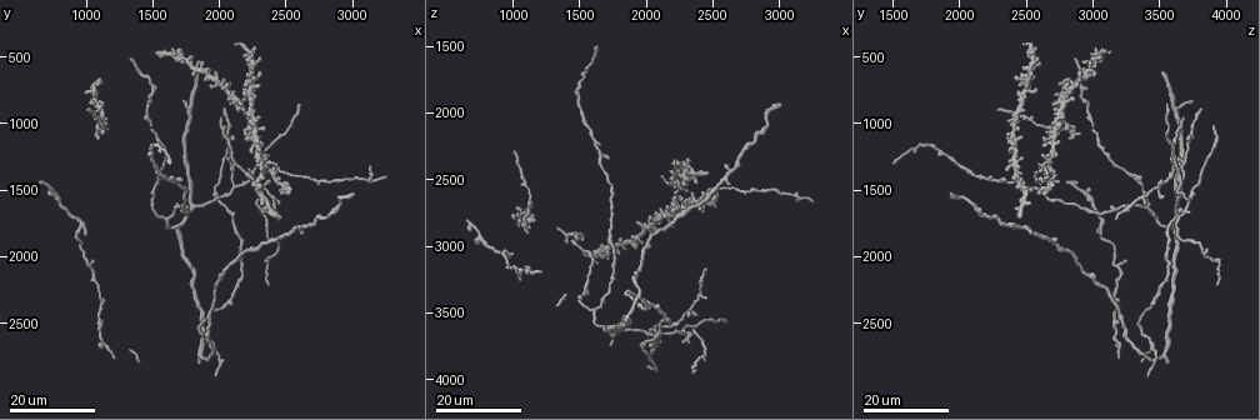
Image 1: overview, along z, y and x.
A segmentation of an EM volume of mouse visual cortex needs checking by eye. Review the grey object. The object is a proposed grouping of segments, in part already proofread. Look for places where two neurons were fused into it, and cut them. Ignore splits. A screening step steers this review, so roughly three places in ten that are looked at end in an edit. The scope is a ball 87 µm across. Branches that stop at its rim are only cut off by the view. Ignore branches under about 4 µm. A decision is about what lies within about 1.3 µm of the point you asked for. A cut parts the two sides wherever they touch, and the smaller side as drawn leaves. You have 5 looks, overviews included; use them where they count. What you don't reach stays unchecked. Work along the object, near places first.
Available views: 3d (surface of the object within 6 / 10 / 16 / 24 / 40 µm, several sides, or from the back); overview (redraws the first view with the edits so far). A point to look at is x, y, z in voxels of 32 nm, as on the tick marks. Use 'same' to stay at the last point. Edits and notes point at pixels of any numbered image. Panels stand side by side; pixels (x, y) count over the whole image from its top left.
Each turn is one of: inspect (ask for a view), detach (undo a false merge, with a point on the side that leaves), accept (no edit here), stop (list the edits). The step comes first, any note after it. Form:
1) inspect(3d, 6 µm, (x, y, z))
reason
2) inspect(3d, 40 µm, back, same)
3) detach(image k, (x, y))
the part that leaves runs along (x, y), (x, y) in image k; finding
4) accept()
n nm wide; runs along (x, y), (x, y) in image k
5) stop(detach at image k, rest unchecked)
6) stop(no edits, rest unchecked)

inspect(3d, 16 µm, (2360, 1320, 2680))

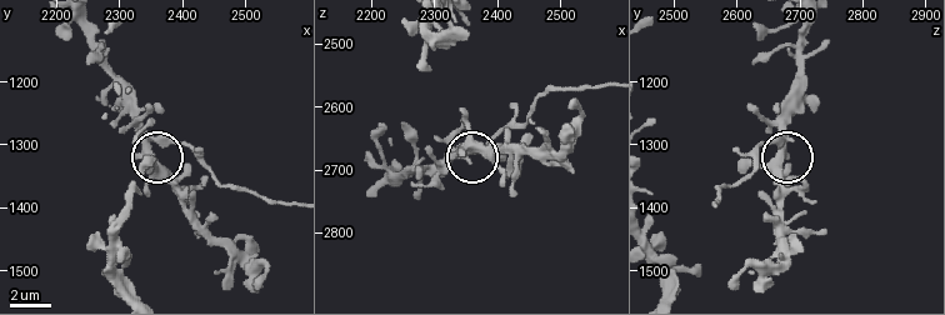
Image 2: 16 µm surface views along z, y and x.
inspect(3d, 10 µm, (2370, 1300, 2665))

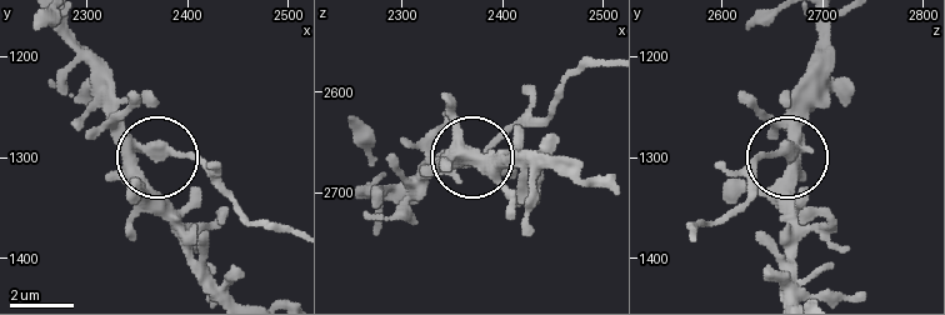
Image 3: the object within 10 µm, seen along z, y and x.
accept()
side arm 11 µm; all the same neuron

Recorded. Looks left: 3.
inspect(3d, 24 µm, (1080, 1040, 2800))
small branch off a trunk

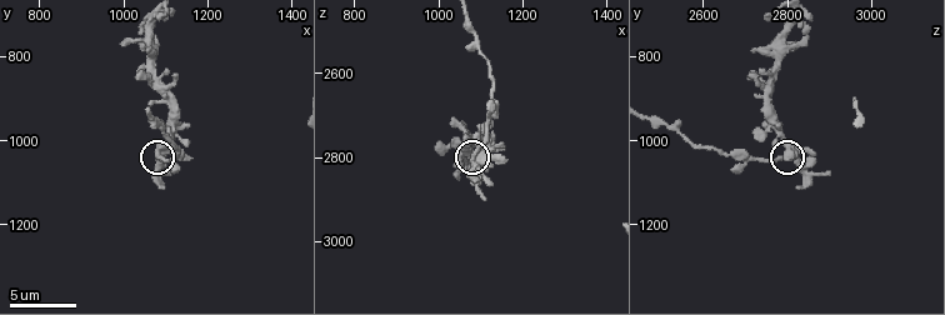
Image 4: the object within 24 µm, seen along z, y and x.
inspect(3d, 6 µm, (1080, 1040, 2805))
closer look

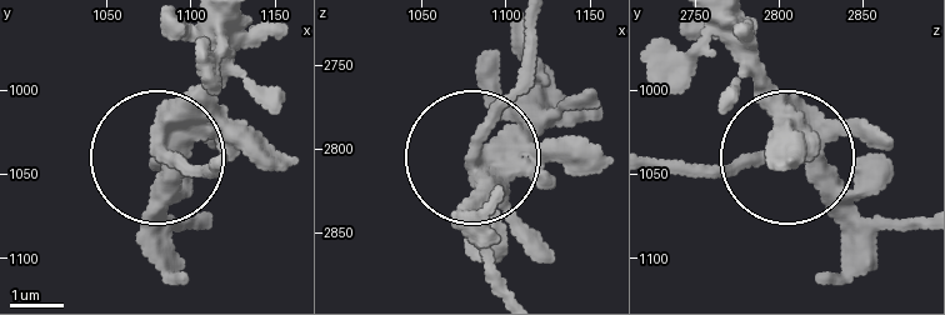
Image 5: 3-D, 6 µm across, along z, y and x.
inspect(3d, 6 µm, back, (1082, 1036, 2800))
other side

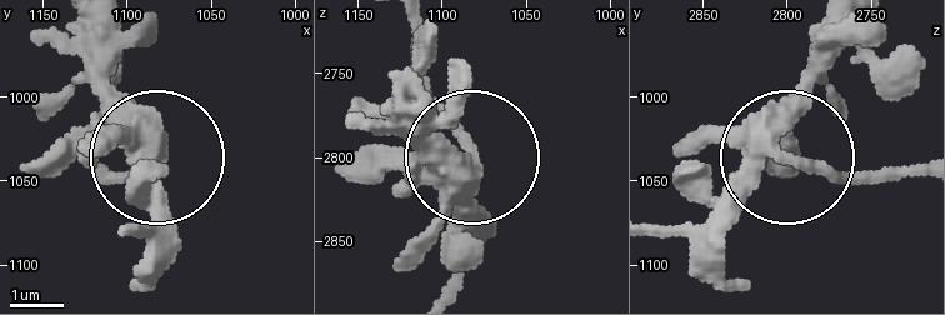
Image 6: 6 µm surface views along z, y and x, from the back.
detach(image 6, (114, 180))
the part that leaves runs along (778, 150), (854, 178), (921, 173) in image 6; a second neuron is stuck on

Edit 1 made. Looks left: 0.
stop(detach at image 6, rest unchecked)

